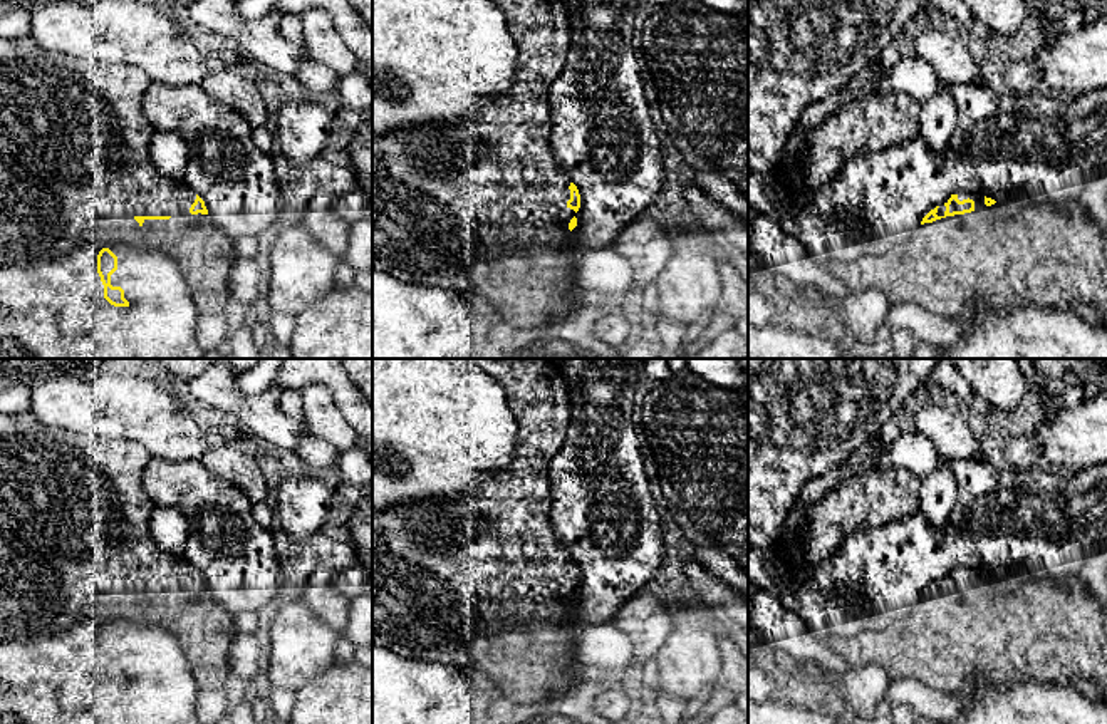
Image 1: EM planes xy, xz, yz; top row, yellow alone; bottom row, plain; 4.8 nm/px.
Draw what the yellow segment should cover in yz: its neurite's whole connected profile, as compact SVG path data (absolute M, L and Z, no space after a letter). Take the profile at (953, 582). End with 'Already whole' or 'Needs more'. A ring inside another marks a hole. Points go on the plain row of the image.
M951 570L951 573L944 578L944 582L946 582L946 587L944 587L943 592L938 592L938 590L936 590L936 588L938 588L938 583L939 583L939 582L936 582L934 585L931 585L931 587L922 593L921 600L924 600L924 598L933 598L933 597L941 595L941 593L946 593L946 592L964 590L964 588L974 587L974 577L969 575L969 573L959 577L959 575L958 575L958 570Z. Already whole

